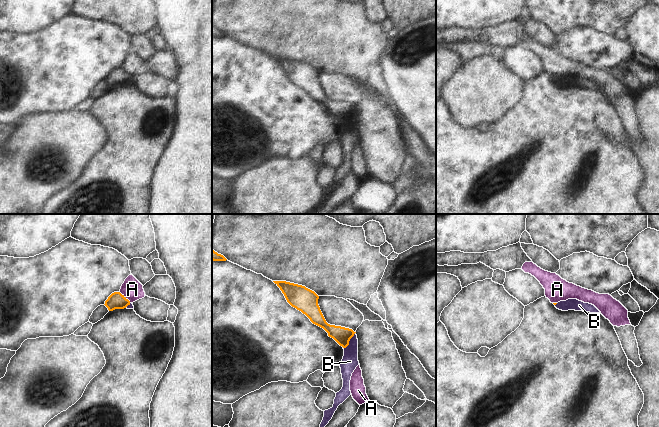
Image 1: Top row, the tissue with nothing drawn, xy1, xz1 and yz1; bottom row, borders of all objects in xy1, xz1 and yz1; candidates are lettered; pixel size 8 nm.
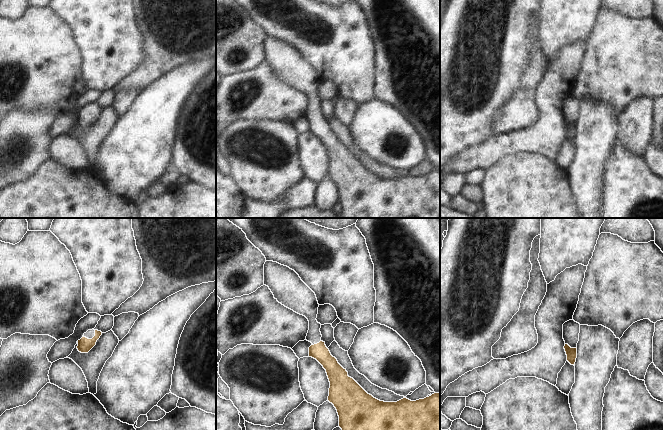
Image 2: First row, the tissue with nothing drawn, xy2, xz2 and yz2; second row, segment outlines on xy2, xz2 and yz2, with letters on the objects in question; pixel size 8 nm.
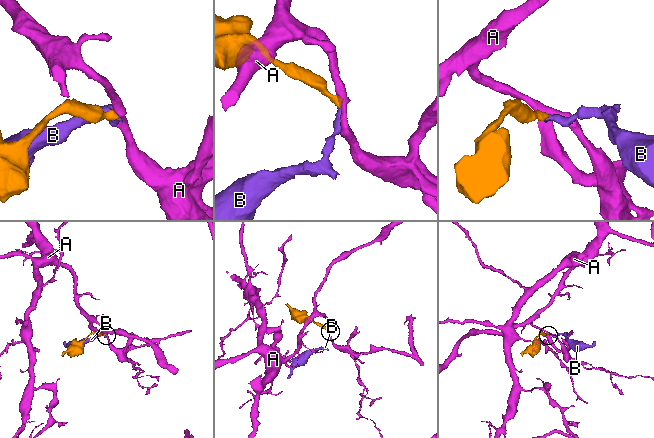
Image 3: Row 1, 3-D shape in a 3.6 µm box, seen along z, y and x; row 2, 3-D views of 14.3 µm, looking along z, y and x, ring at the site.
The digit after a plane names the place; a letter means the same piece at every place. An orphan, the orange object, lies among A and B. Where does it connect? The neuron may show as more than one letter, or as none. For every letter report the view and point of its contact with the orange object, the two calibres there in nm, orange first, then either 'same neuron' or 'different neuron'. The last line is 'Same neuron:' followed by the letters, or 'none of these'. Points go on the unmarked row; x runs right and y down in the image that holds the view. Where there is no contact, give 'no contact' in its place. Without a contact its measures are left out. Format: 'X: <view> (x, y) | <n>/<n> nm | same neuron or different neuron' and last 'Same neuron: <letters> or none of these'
A: xy1 (125, 73) | 140/170 nm | different neuron
B: xz1 (349, 116) | 140/130 nm | different neuron
Same neuron: none of these

